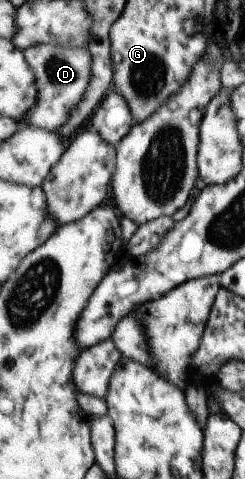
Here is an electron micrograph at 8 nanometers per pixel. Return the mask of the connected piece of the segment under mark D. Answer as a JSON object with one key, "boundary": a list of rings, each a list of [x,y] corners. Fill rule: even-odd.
{"boundary":[[[35,44],[21,51],[34,75],[36,102],[22,116],[19,126],[43,128],[52,133],[68,120],[72,108],[82,100],[90,78],[90,54],[87,48],[66,48],[60,44]]]}

